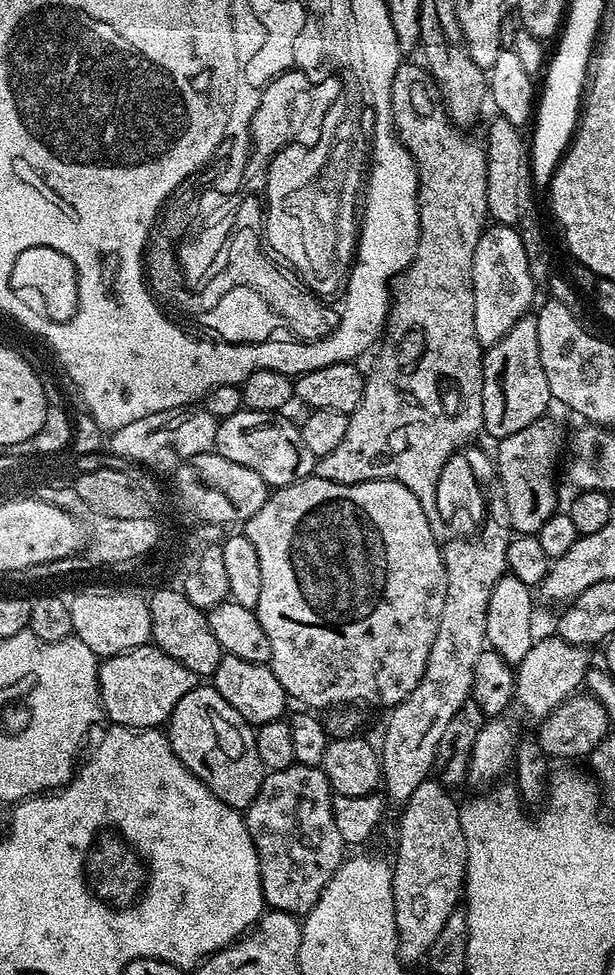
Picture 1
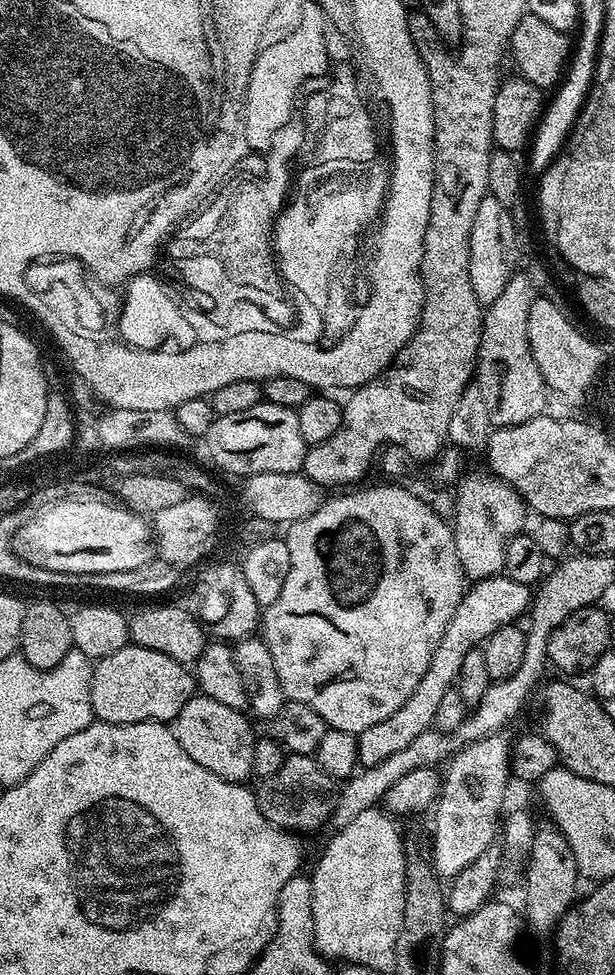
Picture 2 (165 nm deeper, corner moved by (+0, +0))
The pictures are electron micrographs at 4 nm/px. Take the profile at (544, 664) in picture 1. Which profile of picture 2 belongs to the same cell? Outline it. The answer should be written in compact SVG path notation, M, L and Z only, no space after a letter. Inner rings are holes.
M493 734L476 740L473 744L465 744L451 760L447 761L445 770L442 772L440 782L440 795L437 796L434 805L436 817L432 820L432 866L436 870L436 875L441 878L451 878L456 876L470 862L474 862L478 857L485 855L489 851L488 847L498 836L498 825L502 816L500 807L504 804L504 795L508 792L508 780L510 781L510 757L512 754L512 744L504 737L504 734Z

